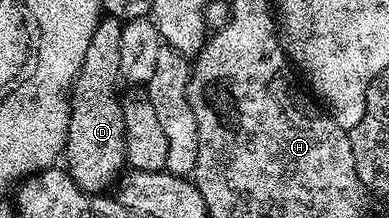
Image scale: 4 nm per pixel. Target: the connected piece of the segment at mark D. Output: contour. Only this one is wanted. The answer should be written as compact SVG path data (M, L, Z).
M100 17L93 32L93 40L87 42L85 60L71 85L65 169L71 175L71 179L89 194L106 191L106 186L111 181L112 185L127 166L125 116L119 83L122 31L123 22L120 19Z

